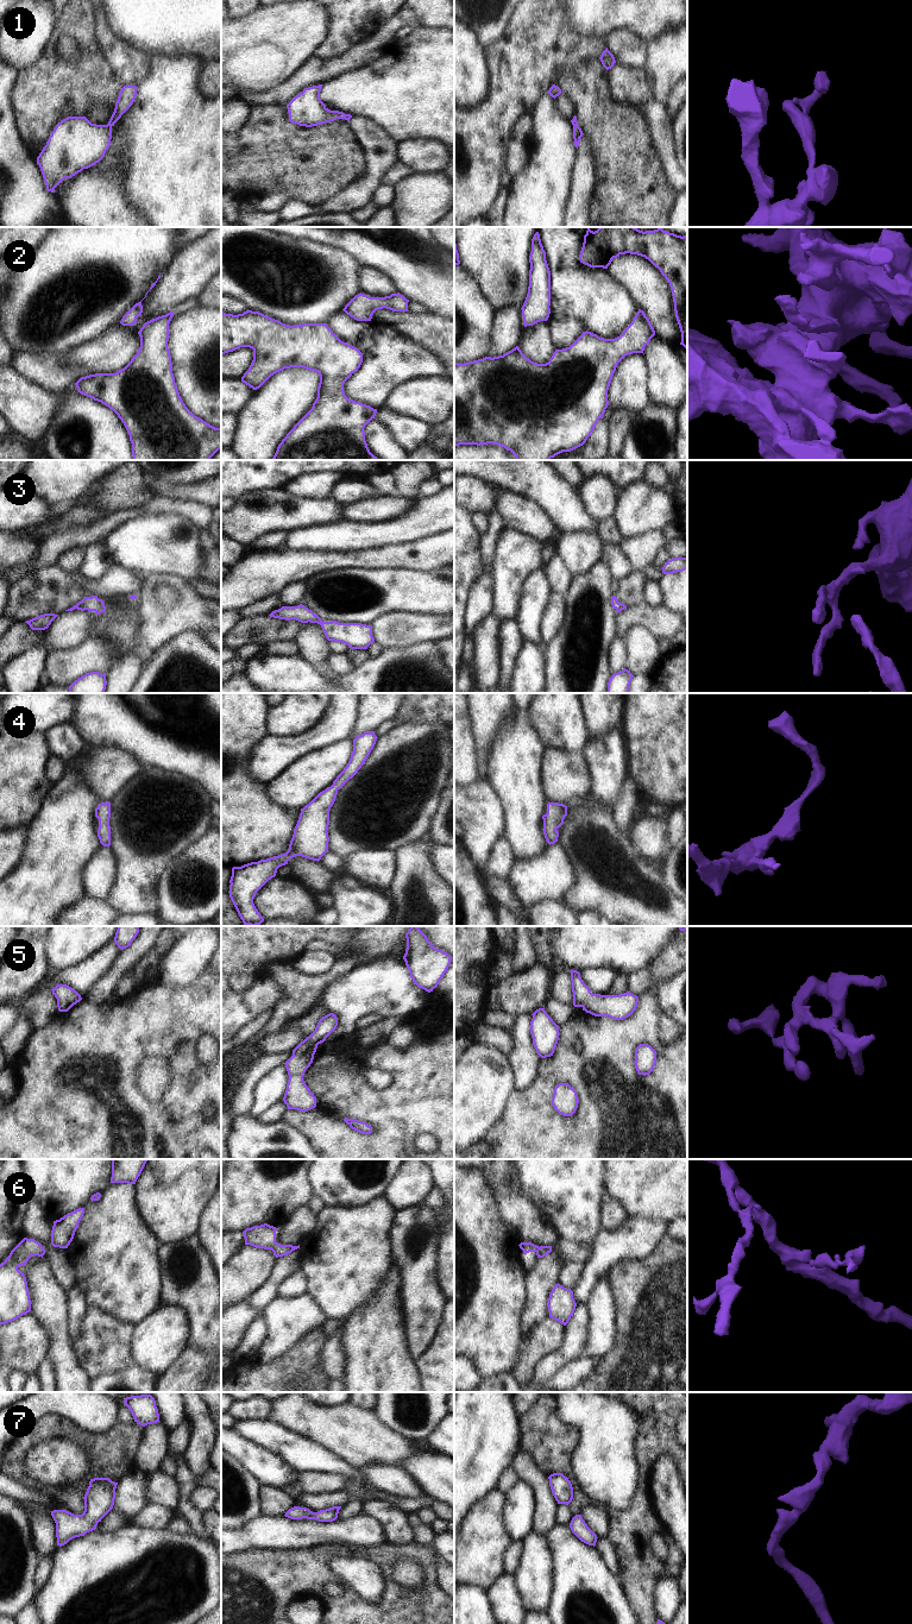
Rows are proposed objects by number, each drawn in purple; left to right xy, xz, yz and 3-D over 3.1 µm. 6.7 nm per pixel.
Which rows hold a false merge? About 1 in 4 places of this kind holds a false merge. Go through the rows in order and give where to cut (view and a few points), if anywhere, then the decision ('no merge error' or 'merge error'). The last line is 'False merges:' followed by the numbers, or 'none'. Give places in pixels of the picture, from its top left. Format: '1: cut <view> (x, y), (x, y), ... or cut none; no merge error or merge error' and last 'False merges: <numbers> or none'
1: cut none; no merge error
2: cut none; no merge error
3: cut none; no merge error
4: cut none; no merge error
5: cut none; no merge error
6: cut none; no merge error
7: cut none; no merge error
False merges: none

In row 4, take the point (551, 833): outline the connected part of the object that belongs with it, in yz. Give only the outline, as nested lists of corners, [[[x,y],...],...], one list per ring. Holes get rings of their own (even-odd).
[[[548,802],[547,813],[542,816],[543,819],[543,835],[547,843],[554,844],[558,842],[558,829],[564,824],[567,816],[567,806],[559,802]]]

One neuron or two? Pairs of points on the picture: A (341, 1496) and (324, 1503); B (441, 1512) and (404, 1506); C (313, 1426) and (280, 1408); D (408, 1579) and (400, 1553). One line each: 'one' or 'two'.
A: one
B: one
C: one
D: two

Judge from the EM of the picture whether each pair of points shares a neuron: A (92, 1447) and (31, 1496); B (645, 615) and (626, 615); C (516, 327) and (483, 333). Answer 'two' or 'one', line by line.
A: two
B: one
C: two

